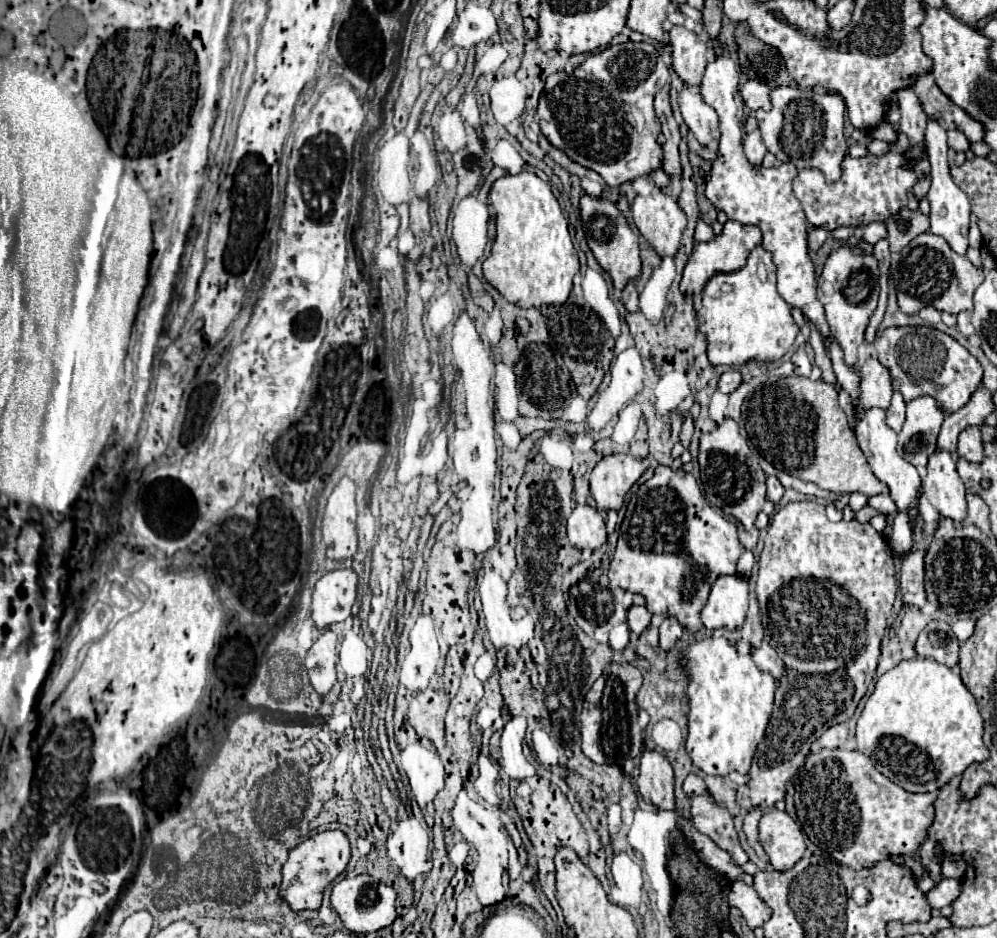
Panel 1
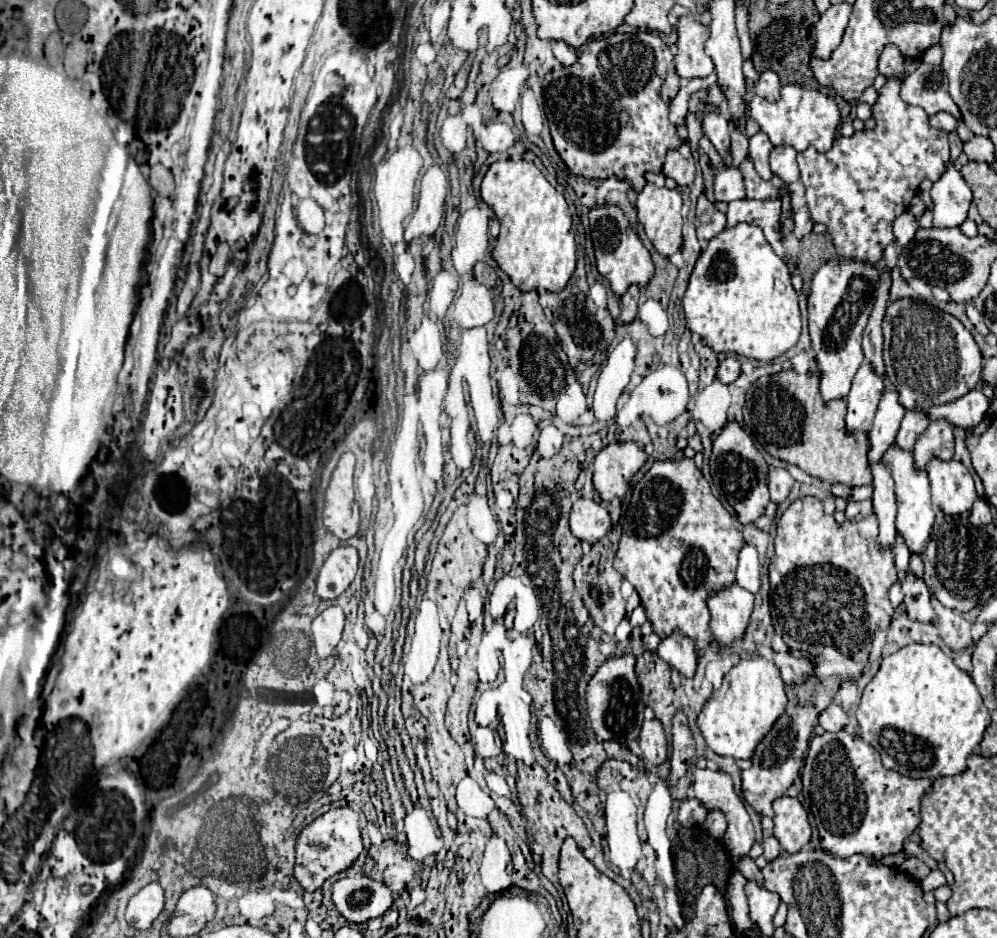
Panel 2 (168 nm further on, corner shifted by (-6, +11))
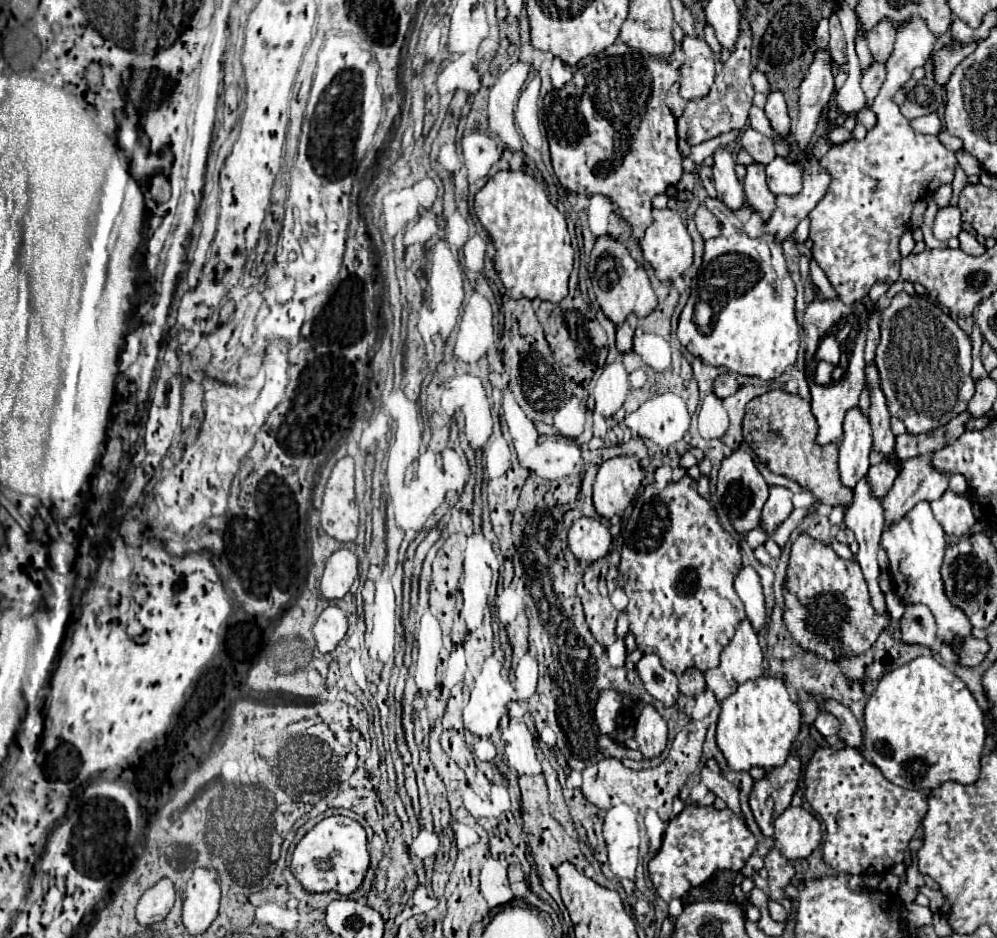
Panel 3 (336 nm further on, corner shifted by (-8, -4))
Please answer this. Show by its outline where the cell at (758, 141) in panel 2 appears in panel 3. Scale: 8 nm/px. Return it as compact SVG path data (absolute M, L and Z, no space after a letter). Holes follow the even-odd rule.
M752 163L746 167L744 193L746 193L746 201L752 205L752 209L762 213L764 219L766 219L766 215L770 215L770 211L774 211L776 195L768 189L762 163Z

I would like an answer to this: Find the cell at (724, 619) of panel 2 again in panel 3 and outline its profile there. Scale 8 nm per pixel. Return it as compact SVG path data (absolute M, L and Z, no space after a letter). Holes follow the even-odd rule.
M744 617L736 629L734 639L722 649L718 669L708 669L704 673L706 687L722 701L736 691L738 685L762 675L762 649L758 645L756 631L750 619Z

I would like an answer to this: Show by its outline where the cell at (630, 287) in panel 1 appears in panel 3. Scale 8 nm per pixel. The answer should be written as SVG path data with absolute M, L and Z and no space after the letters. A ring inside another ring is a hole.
M624 321L616 327L616 347L618 351L632 351L632 339L634 339L634 327L630 321Z

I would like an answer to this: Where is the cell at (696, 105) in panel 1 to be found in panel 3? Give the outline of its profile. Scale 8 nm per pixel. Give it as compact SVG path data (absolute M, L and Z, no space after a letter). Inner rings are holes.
M726 147L716 149L712 169L714 169L714 183L716 183L718 199L726 203L732 211L738 211L744 203L744 191L736 179L734 167L736 167L734 155Z

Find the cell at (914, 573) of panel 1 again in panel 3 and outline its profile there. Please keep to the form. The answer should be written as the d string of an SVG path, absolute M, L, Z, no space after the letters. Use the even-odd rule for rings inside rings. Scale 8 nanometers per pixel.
M908 603L906 613L902 617L902 641L904 643L920 643L930 647L932 651L940 649L940 639L936 637L936 623L930 609L920 603Z

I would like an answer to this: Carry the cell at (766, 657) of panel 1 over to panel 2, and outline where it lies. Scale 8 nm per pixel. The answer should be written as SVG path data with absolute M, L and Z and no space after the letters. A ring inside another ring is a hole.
M774 654L774 664L780 670L780 676L786 684L802 684L804 680L816 676L814 666L794 654Z

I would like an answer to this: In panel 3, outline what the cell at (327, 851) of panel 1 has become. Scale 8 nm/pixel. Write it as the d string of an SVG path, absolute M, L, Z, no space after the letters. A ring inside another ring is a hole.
M334 815L326 817L316 827L312 827L304 835L304 839L296 845L292 853L290 871L310 893L338 891L342 895L350 895L360 887L368 865L370 865L370 855L366 851L364 827L350 817Z

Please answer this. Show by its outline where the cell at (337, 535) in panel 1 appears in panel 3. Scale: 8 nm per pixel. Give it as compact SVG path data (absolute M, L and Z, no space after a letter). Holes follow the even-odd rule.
M344 457L332 469L320 509L322 529L340 543L358 535L358 507L354 503L354 459Z

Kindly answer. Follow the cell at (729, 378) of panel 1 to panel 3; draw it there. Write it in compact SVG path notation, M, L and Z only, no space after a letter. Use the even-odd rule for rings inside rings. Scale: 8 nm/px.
M722 373L716 377L714 381L714 393L724 399L724 397L730 397L738 391L738 381L736 381L736 373Z

